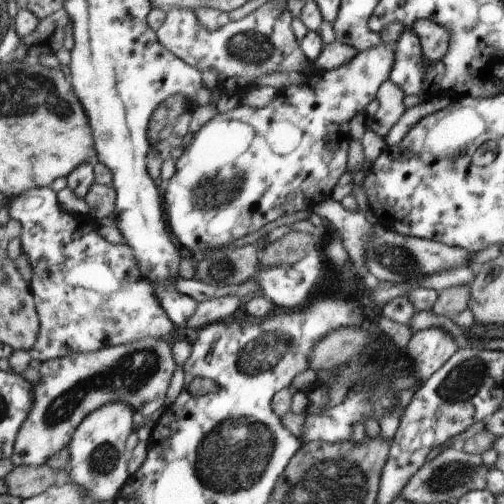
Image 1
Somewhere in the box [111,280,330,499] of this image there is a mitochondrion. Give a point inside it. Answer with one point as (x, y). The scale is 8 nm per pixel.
(262, 358)

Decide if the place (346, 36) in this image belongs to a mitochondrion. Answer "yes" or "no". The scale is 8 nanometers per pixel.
no

